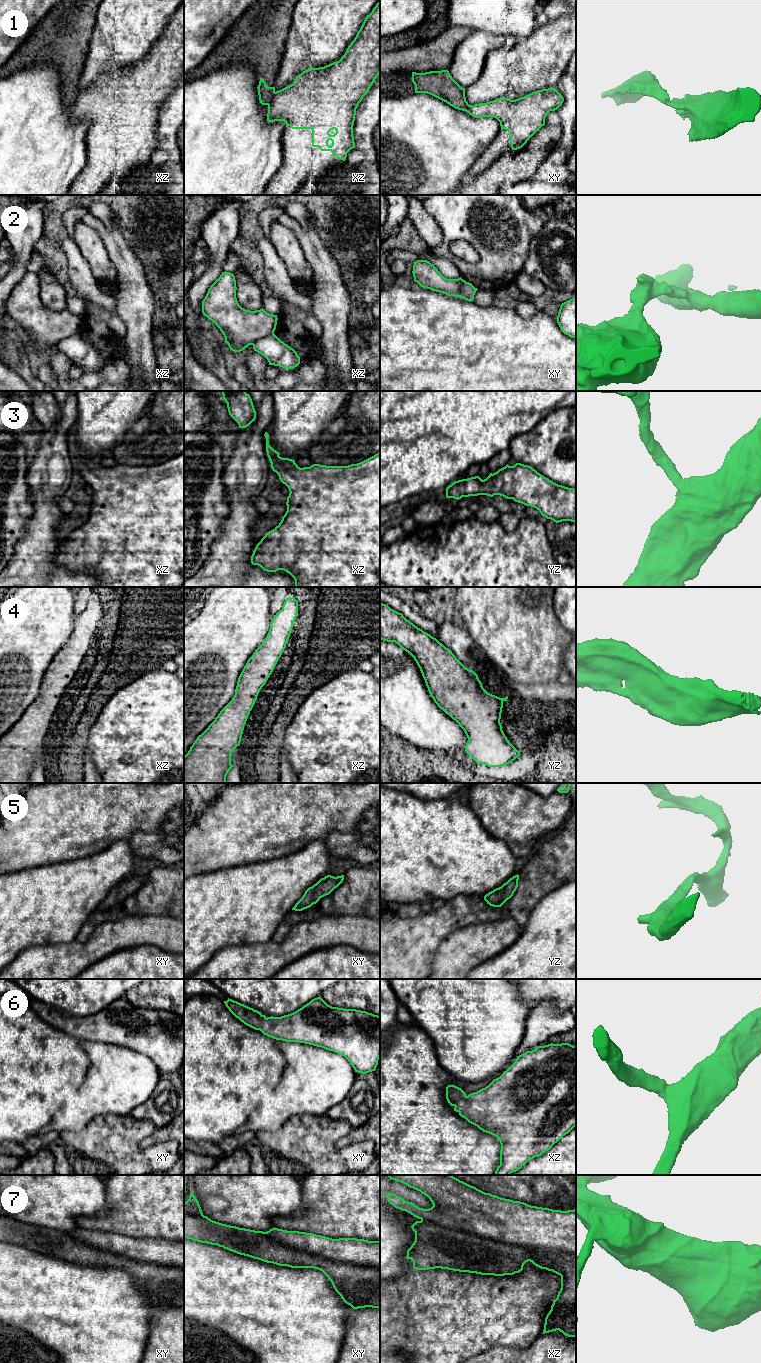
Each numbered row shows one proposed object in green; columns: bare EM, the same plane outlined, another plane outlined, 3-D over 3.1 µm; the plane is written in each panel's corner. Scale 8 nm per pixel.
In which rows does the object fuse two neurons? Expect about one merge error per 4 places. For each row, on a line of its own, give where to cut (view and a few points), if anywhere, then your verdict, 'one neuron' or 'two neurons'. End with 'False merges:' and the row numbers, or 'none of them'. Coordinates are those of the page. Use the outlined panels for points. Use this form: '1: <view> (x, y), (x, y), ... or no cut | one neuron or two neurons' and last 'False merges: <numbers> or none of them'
1: xz (275, 92), (268, 105) | two neurons
2: xz (273, 332), (261, 336), (251, 344) | two neurons
3: no cut | one neuron
4: no cut | one neuron
5: no cut | one neuron
6: no cut | one neuron
7: xz (421, 1219), (502, 1242), (563, 1250), (575, 1254) | two neurons
False merges: 1, 2, 7

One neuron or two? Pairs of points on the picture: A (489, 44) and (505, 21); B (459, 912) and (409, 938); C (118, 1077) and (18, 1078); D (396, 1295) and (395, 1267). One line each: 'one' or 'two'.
A: two
B: one
C: one
D: two

